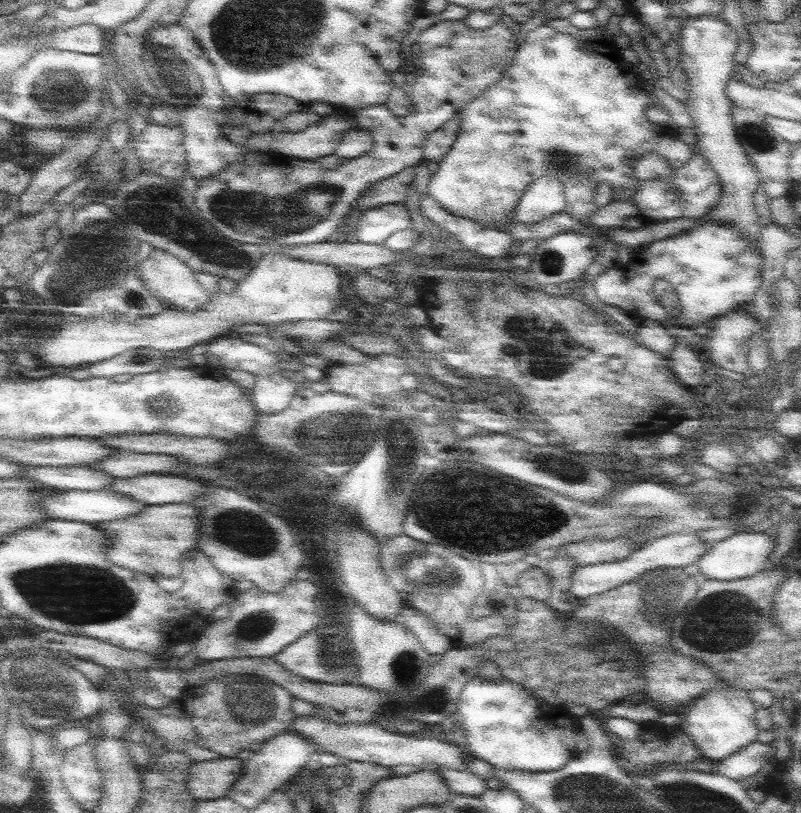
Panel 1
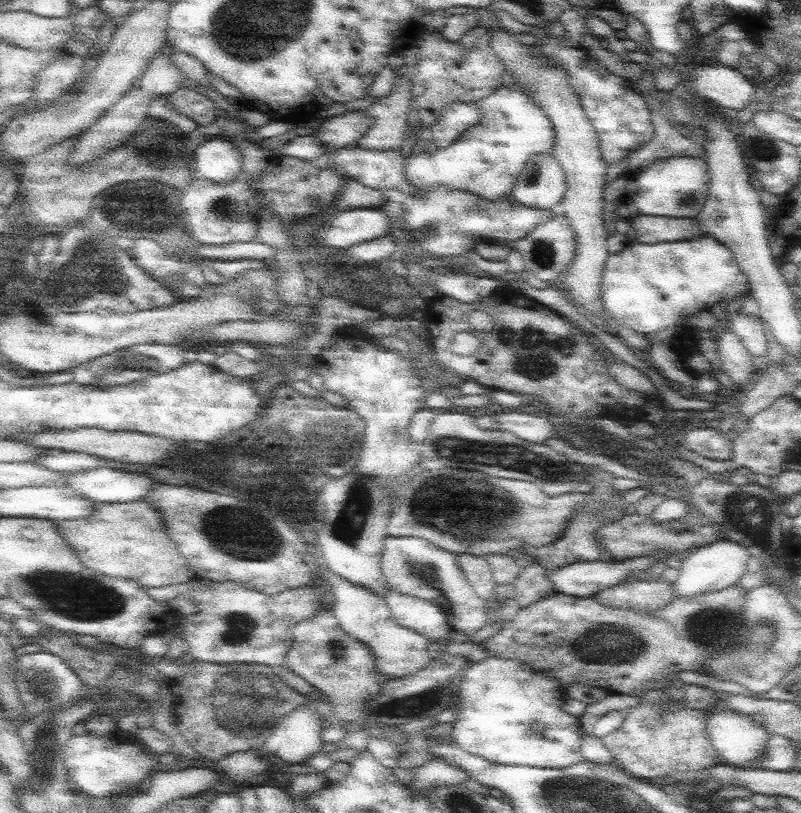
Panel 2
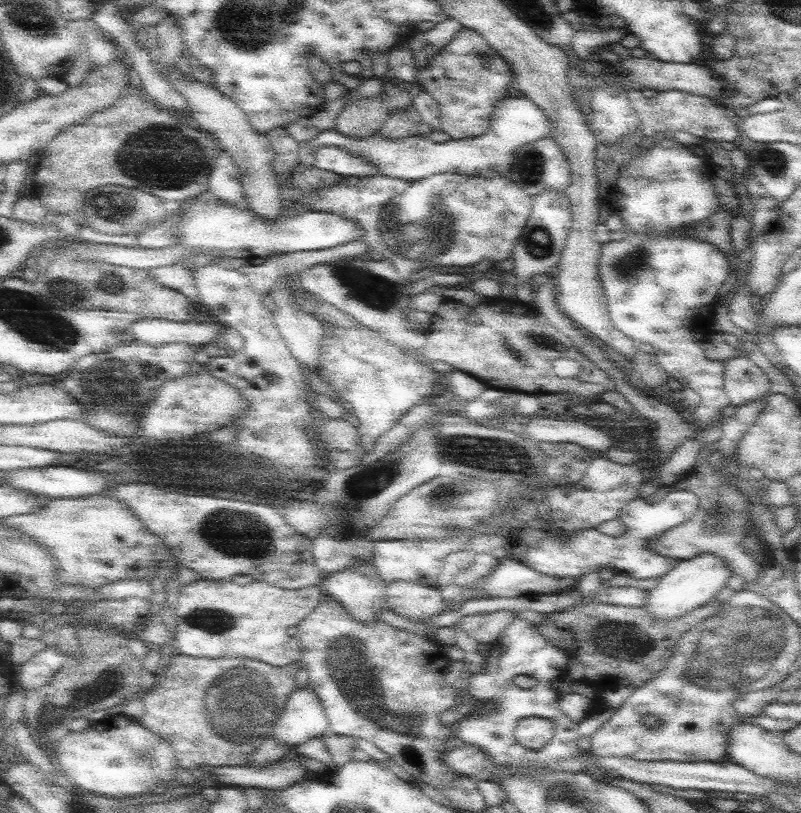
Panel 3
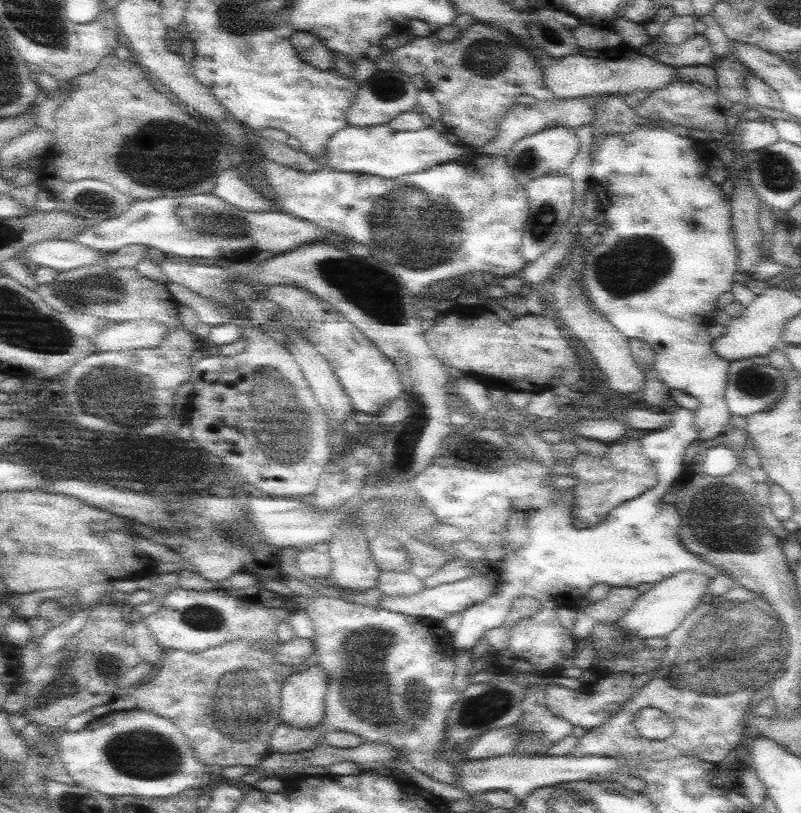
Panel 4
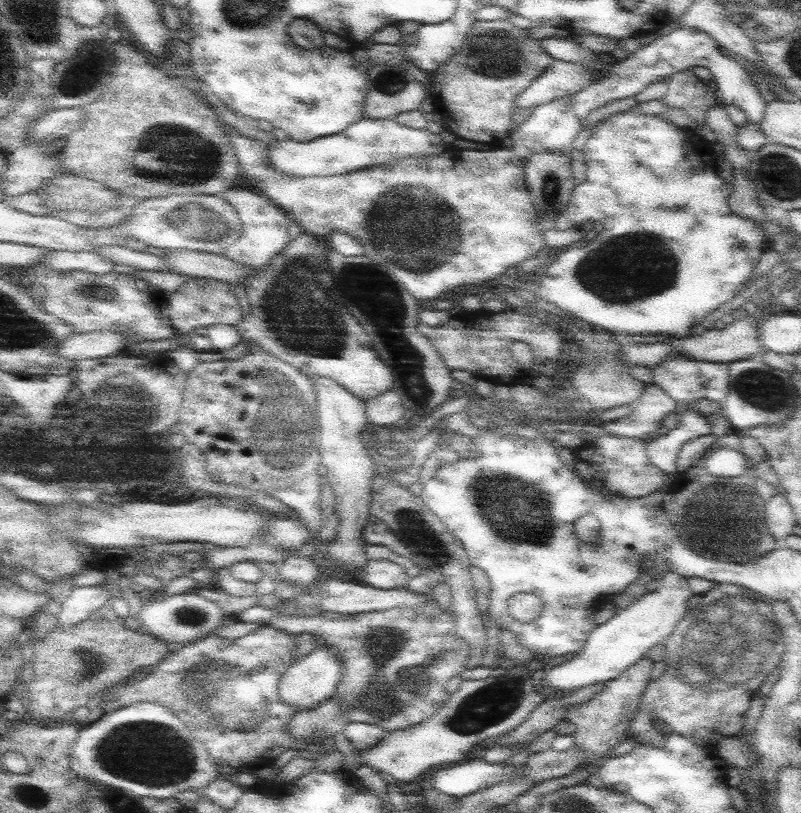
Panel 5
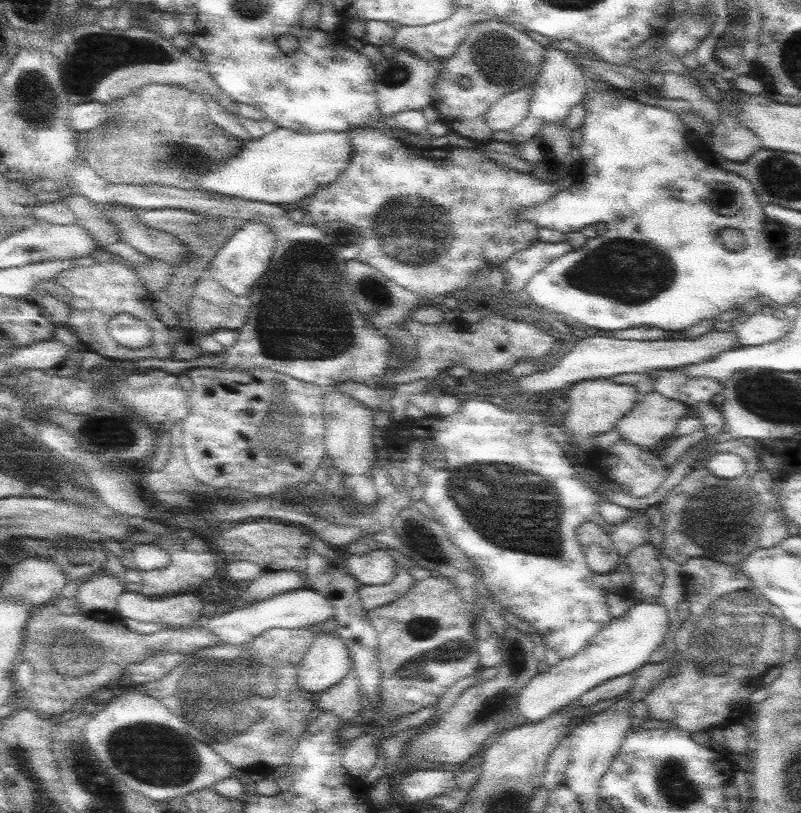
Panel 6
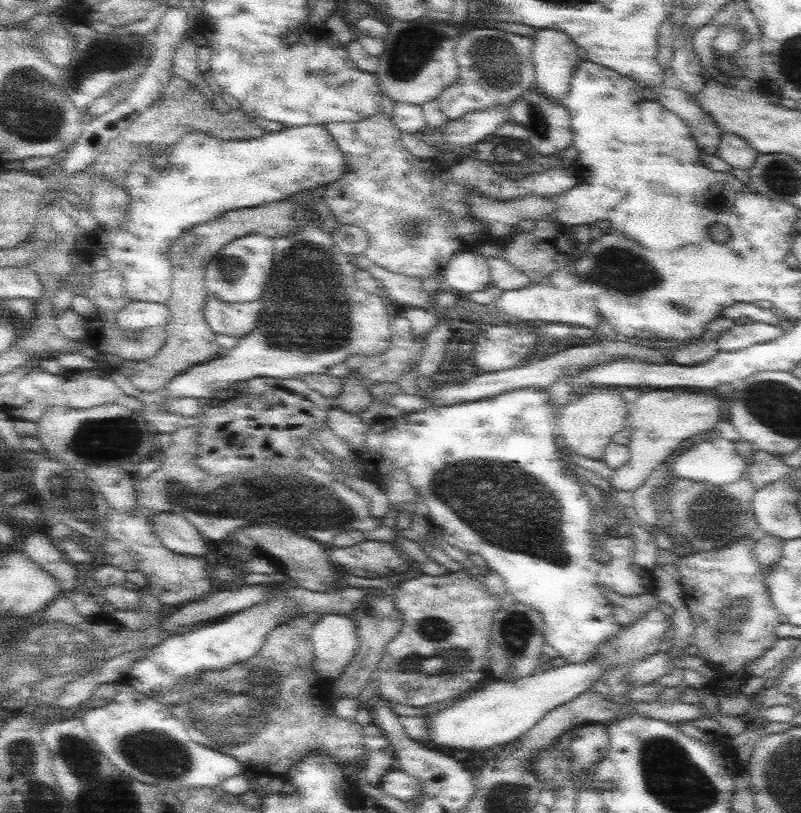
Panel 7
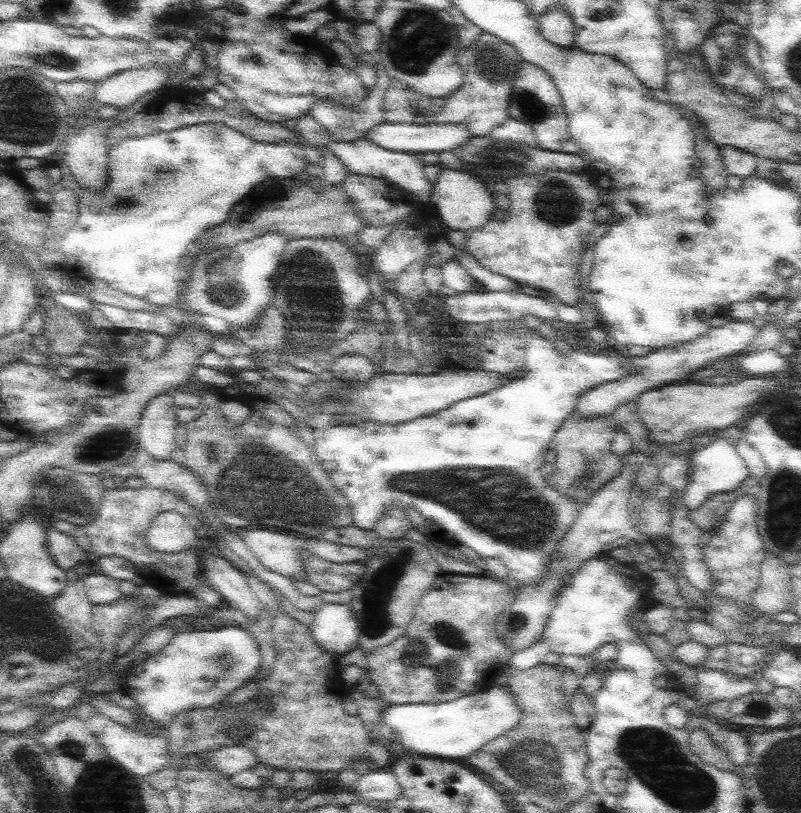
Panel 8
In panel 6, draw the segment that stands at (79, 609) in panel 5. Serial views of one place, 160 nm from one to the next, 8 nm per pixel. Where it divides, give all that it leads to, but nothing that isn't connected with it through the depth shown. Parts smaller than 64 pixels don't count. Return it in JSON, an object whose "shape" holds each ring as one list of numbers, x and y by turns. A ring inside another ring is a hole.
{"shape":[[103,570,83,581,75,594,75,603,84,613,113,612,117,608,120,595,126,590,123,582]]}

